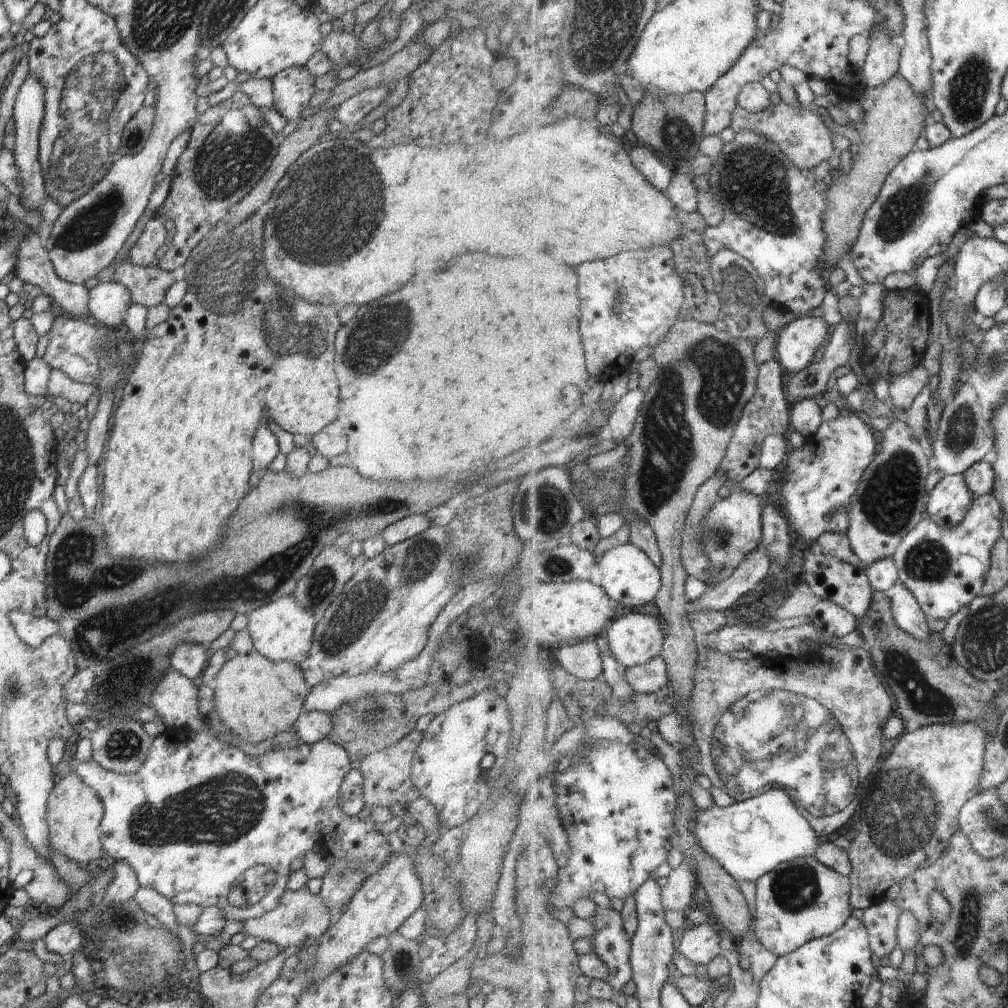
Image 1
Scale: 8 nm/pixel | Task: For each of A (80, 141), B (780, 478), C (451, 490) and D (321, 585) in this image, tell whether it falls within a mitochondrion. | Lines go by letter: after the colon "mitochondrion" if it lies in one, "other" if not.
A: mitochondrion
B: other
C: other
D: mitochondrion

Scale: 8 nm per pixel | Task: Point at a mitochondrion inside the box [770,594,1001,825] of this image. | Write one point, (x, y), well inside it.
(922, 697)

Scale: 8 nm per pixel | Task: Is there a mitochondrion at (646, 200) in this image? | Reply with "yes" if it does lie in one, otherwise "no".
no

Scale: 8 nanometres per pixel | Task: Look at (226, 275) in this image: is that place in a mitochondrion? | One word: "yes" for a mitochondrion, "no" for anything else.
yes

